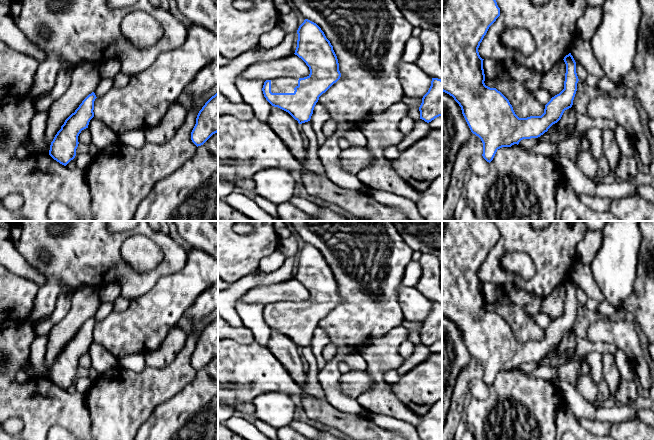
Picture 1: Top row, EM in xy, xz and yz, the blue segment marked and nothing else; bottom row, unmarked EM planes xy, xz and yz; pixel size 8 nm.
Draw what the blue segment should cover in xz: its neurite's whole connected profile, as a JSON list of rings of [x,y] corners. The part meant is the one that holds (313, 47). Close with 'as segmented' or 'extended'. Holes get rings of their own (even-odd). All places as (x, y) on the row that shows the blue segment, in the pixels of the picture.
[[[305,19],[299,26],[297,34],[297,47],[294,54],[306,63],[310,74],[304,78],[285,77],[266,80],[262,91],[272,106],[288,112],[299,124],[302,124],[310,121],[319,97],[340,79],[341,73],[333,46],[316,23]]]; extended

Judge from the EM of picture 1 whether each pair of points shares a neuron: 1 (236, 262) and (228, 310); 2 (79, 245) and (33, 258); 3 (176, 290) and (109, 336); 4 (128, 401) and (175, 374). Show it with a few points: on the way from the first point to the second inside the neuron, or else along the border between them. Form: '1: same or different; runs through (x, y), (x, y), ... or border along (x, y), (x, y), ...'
1: different; border along (254, 274), (243, 276), (230, 285)
2: same; runs through (66, 245), (41, 245)
3: same; runs through (159, 307), (136, 330), (126, 333)
4: same; runs through (140, 393), (150, 386), (163, 384)

